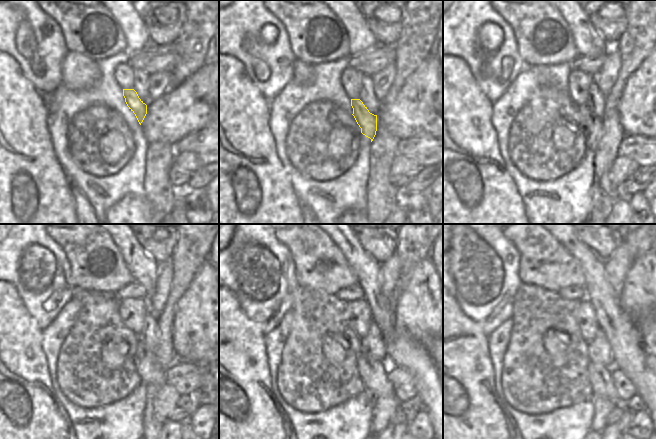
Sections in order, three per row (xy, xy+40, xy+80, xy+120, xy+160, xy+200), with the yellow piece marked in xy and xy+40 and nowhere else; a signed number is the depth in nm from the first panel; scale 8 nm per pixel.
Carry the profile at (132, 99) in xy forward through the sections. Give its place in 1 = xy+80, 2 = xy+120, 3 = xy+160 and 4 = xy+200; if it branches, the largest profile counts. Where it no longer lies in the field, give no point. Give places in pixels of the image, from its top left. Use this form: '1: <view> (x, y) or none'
1: xy+80 (592, 125)
2: xy+120 (151, 373)
3: xy+160 (373, 373)
4: xy+200 (600, 379)

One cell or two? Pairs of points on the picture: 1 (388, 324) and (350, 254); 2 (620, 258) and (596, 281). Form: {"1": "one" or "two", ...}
{"1": "one", "2": "two"}

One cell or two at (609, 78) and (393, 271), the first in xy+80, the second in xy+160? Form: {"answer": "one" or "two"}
{"answer": "one"}

